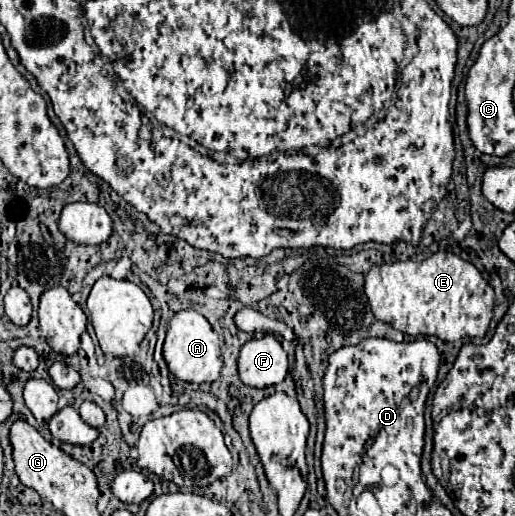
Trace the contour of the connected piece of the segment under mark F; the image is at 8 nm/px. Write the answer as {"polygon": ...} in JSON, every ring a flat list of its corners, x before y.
{"polygon":[[273,335,253,337,239,351,239,377,249,387,271,387,287,375,287,353]]}

